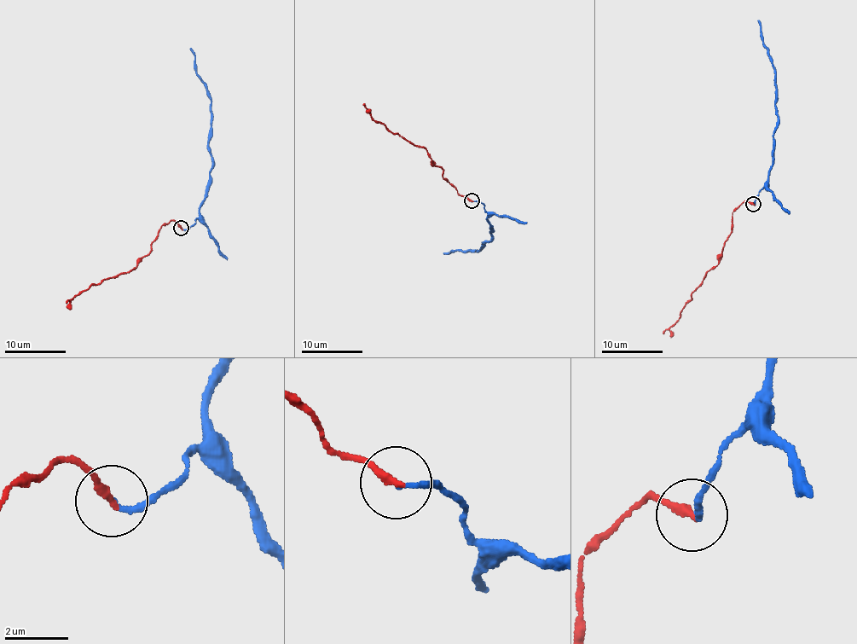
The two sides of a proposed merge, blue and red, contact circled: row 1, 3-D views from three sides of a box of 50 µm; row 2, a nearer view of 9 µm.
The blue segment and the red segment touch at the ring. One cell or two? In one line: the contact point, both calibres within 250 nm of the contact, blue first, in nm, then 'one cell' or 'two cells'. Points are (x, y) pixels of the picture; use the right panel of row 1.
(753, 204) | 140/260 nm | one cell

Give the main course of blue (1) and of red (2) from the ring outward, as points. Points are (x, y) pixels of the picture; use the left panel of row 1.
1: (181, 228), (187, 229), (199, 212), (211, 159), (211, 98), (196, 72), (194, 55), (189, 49)
2: (181, 228), (170, 221), (162, 226), (151, 251), (131, 271), (103, 279), (76, 294), (67, 304)

